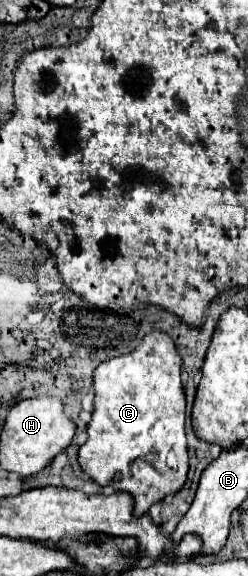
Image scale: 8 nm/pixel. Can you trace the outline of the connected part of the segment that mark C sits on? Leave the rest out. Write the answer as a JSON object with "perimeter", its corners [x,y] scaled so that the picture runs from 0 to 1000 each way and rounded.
{"perimeter":[[[621,571],[532,613],[411,627],[379,644],[379,717],[315,800],[403,842],[532,856],[548,894],[750,839],[750,682],[726,641],[734,623],[694,585]]]}

